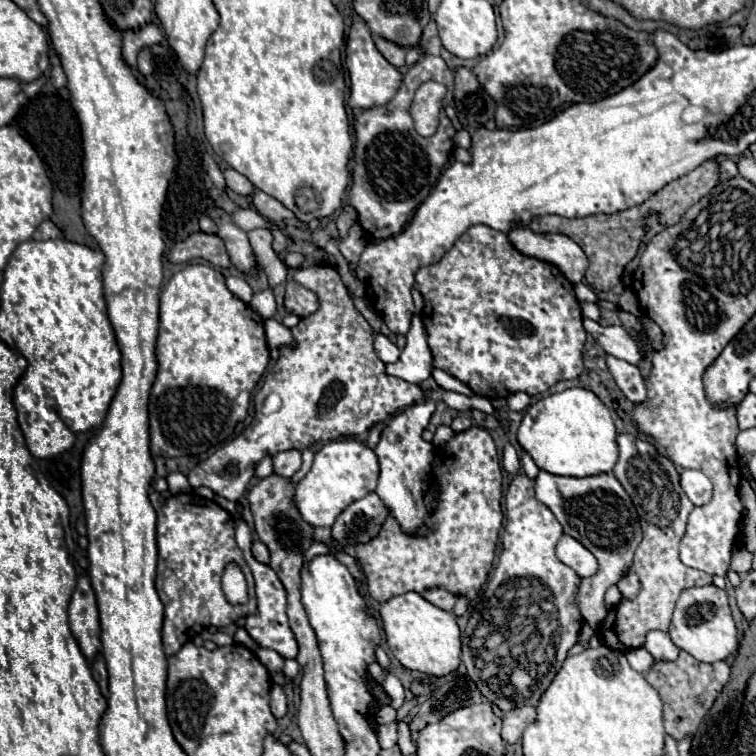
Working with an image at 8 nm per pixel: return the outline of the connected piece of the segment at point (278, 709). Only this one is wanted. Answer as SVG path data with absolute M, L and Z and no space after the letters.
M273 684L269 696L271 696L271 712L273 712L273 716L275 718L285 716L285 712L287 712L287 698L285 698L283 688L279 684Z

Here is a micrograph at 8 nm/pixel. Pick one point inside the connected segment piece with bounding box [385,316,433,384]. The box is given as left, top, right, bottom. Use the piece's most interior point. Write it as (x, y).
(415, 367)

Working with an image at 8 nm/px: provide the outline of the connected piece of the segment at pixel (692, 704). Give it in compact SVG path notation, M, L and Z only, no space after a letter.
M681 650L679 658L675 662L655 662L651 666L651 670L645 674L645 678L649 680L649 684L653 684L657 688L657 692L663 698L665 732L679 742L697 732L699 724L703 722L703 718L711 710L715 698L719 696L719 692L723 690L723 686L729 680L729 666L727 666L727 662L705 664L705 662L695 660L685 650Z

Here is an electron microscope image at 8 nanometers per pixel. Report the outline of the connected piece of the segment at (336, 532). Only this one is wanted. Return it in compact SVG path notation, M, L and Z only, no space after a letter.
M365 496L355 500L347 510L339 514L331 528L331 540L343 550L357 544L367 544L379 536L387 518L389 508L379 496Z

